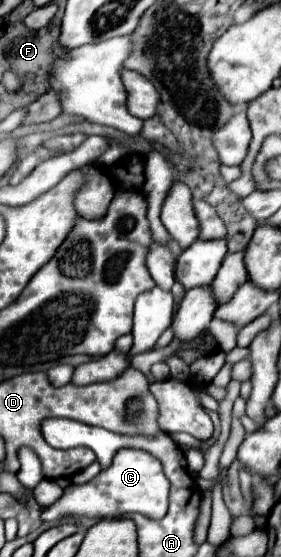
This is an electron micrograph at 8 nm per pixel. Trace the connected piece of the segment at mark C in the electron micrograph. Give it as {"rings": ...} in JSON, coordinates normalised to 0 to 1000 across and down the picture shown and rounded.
{"rings":[[[434,804],[413,811],[399,833],[370,840],[306,869],[249,869],[228,876],[228,887],[149,919],[157,937],[206,934],[221,926],[306,926],[306,930],[399,930],[434,923],[491,919],[520,930],[569,934],[598,916],[598,880],[605,865],[584,855],[577,829],[520,808],[498,804]]]}

